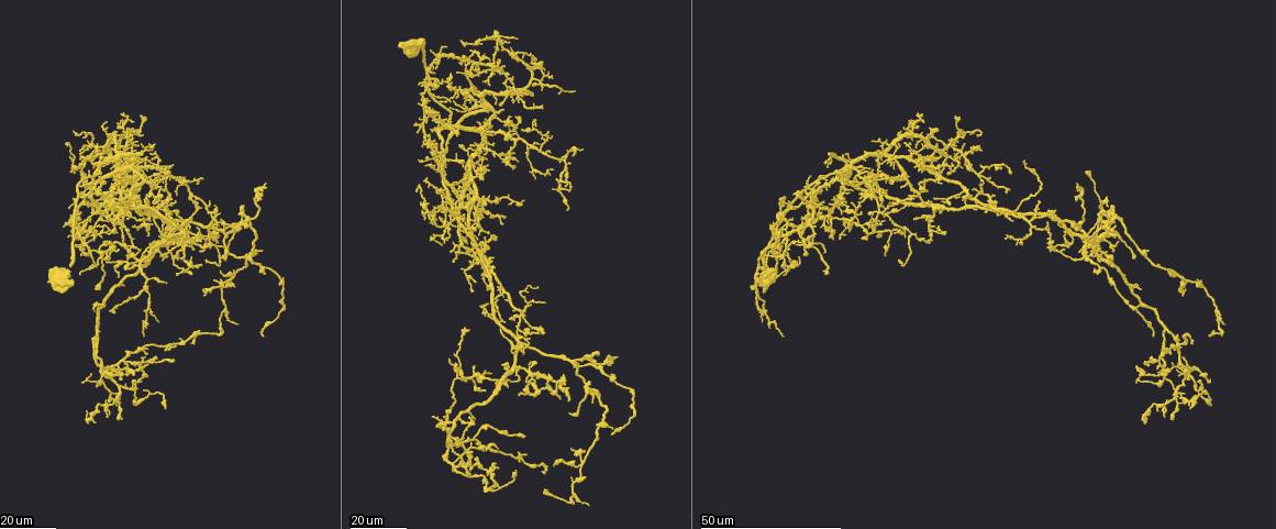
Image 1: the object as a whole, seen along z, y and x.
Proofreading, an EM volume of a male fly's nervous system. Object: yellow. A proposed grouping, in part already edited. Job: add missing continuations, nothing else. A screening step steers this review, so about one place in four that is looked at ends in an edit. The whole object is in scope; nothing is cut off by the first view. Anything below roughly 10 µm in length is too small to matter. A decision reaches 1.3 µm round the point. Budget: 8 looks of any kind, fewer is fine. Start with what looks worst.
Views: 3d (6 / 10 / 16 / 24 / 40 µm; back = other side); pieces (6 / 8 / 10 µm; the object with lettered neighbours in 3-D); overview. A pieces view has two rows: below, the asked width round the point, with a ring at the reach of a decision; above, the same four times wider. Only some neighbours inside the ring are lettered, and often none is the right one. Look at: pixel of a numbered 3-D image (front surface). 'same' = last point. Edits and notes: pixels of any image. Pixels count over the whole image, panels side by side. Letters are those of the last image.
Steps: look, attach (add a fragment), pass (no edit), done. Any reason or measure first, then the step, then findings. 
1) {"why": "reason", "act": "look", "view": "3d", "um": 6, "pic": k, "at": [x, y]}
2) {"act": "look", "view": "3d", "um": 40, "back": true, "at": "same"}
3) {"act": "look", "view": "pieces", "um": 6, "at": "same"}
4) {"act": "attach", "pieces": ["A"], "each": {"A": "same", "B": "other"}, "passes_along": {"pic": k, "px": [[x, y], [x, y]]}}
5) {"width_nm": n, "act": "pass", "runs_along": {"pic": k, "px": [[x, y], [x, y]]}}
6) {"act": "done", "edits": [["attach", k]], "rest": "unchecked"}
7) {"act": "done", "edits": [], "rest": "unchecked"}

{"act": "look", "view": "3d", "um": 16, "pic": 1, "at": [450, 253]}

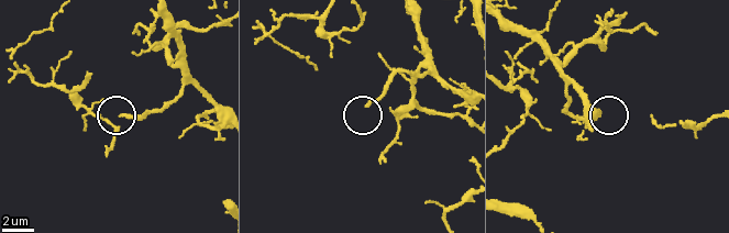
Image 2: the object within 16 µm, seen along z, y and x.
{"act": "look", "view": "pieces", "um": 10, "pic": 2, "at": [368, 104]}

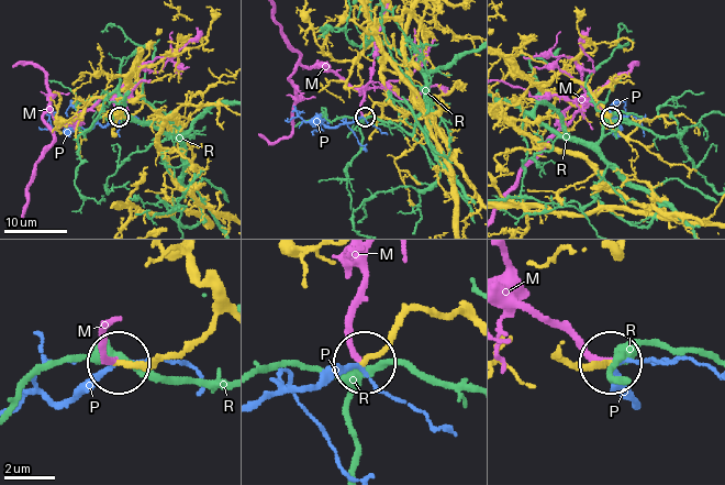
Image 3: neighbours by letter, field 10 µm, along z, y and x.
{"act": "attach", "pieces": ["P"], "each": {"M": "other", "P": "same", "R": "other"}, "passes_along": {"pic": 3, "px": [[420, 311], [361, 366], [265, 395]]}, "found": "the neuron continues"}

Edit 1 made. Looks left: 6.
{"why": "an open end", "act": "look", "view": "3d", "um": 24, "pic": 1, "at": [823, 252]}

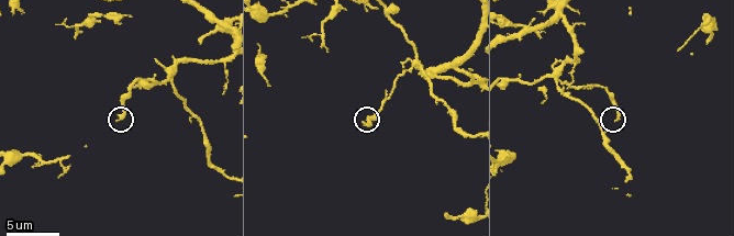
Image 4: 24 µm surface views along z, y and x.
{"act": "look", "view": "3d", "um": 6, "pic": 4, "at": [618, 119]}

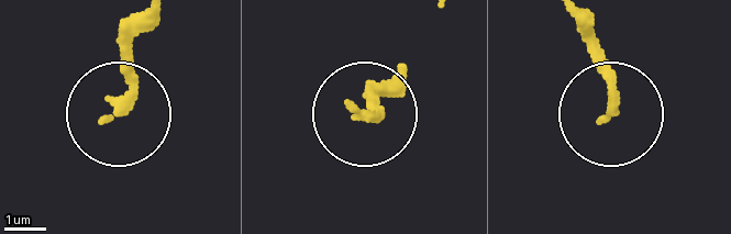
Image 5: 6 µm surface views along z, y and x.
{"why": "what lies round it", "act": "look", "view": "pieces", "um": 10, "pic": 5, "at": [106, 118]}

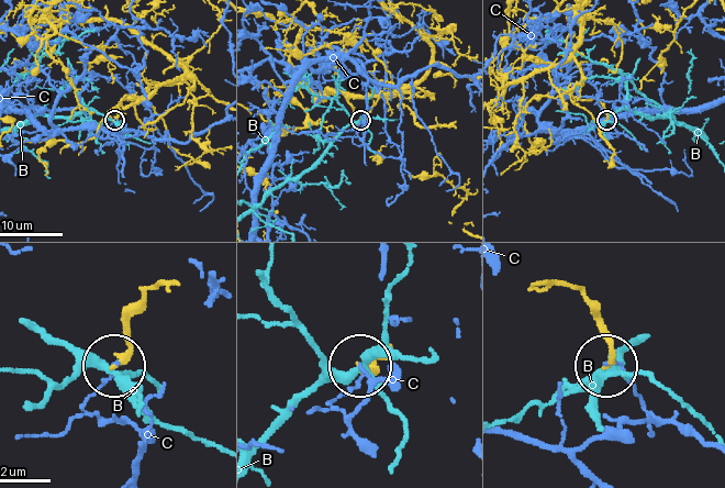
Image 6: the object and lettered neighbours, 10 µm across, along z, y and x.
{"act": "pass", "each": {"B": "other", "C": "other"}, "runs_along": {"pic": 6, "px": [[168, 283], [149, 289], [129, 321], [114, 363]]}, "found": "none of them fits"}

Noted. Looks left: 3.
{"why": "free end", "act": "look", "view": "3d", "um": 16, "pic": 1, "at": [143, 154]}

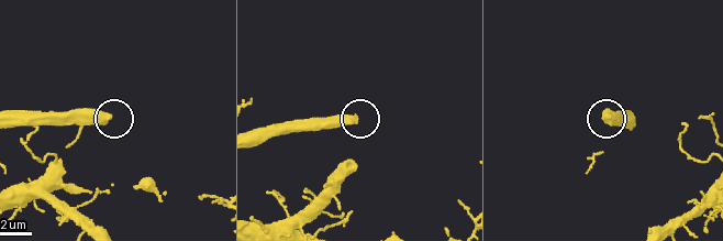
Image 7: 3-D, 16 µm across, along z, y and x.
{"act": "look", "view": "pieces", "um": 8, "pic": 7, "at": [356, 120]}

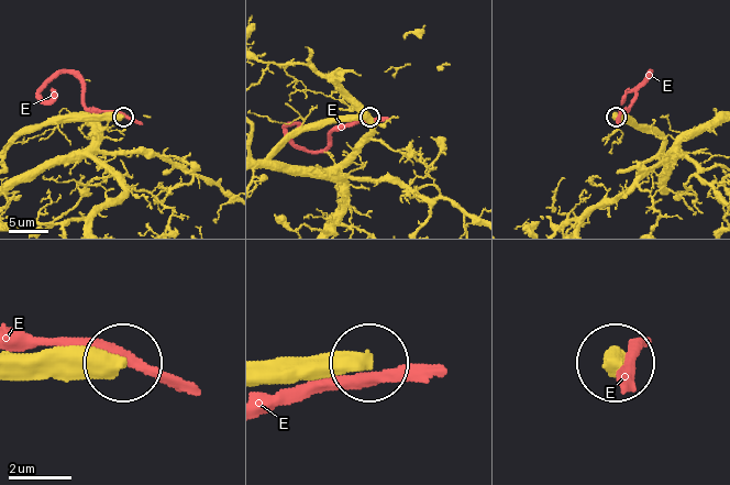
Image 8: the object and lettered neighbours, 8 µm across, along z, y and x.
{"act": "pass", "each": {"E": "other"}, "found": "no lettered fragment goes on from it"}

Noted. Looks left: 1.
{"act": "done", "edits": [["attach", 3]], "rest": "unchecked"}

